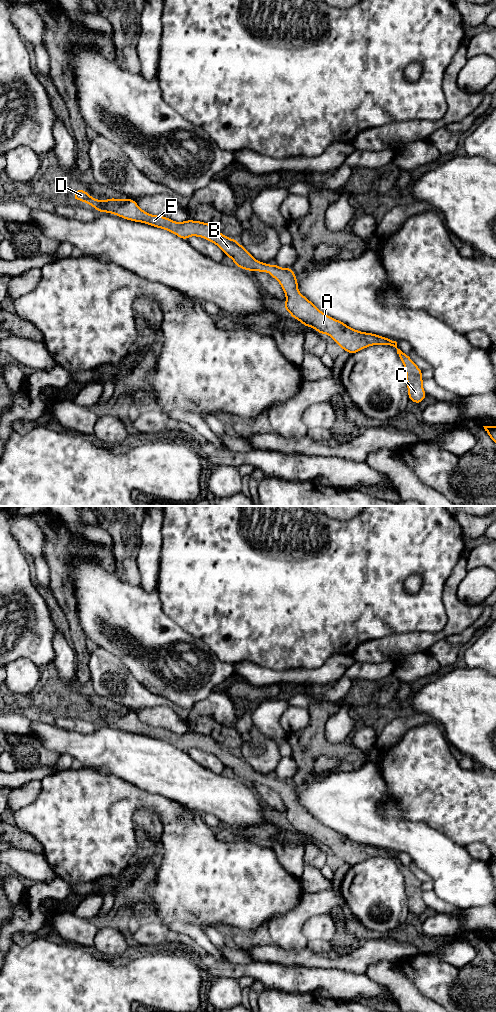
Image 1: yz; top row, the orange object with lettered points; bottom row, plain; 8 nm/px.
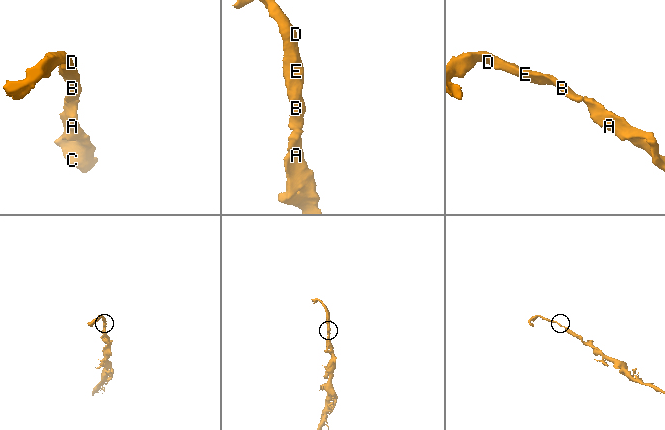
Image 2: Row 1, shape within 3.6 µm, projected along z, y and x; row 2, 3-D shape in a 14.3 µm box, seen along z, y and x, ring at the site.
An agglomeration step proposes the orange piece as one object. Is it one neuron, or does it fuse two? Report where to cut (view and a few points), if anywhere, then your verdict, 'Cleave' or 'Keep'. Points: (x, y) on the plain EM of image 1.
No split. Keep

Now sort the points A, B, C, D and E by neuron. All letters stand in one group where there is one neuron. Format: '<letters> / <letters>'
A B C D E

